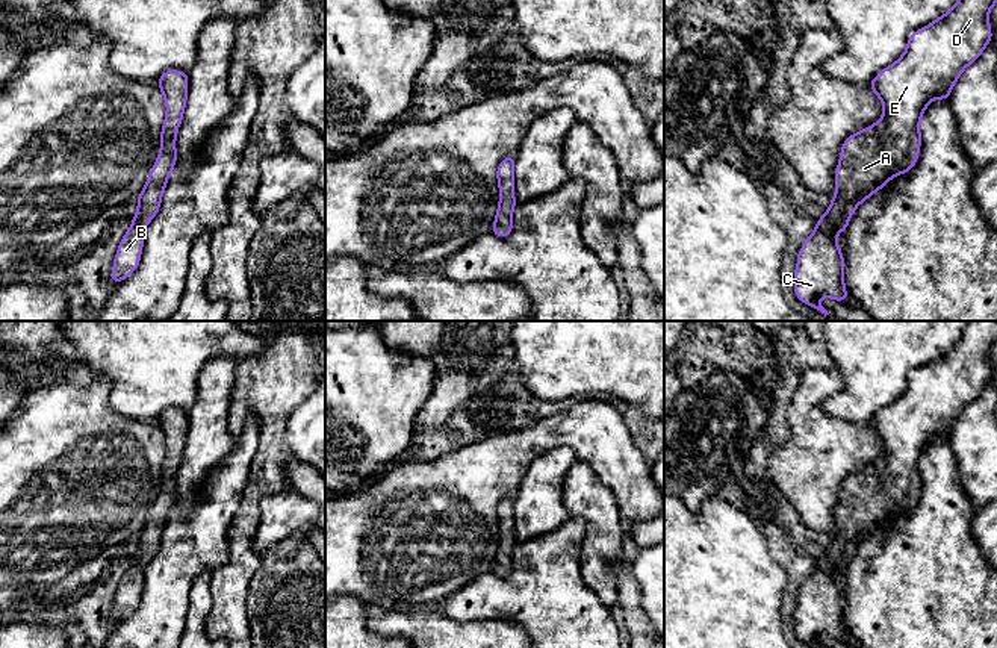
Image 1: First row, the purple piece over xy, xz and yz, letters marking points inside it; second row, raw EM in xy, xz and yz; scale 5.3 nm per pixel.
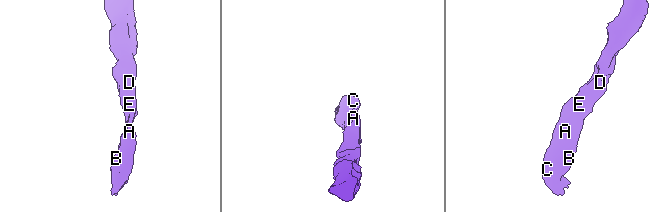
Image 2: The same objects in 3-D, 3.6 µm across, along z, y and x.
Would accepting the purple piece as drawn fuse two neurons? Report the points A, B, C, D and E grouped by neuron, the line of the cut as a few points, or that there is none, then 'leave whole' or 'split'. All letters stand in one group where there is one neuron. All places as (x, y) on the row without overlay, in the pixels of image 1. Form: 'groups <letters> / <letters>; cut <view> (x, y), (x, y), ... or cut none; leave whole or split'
groups A B C D E; cut none; leave whole

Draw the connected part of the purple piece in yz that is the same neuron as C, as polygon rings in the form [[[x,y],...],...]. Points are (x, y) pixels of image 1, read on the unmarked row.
[[[965,321],[958,342],[926,366],[914,371],[905,392],[868,422],[881,438],[884,453],[873,465],[849,474],[841,486],[835,509],[837,531],[797,593],[793,613],[794,633],[802,642],[825,648],[818,640],[822,634],[837,640],[849,639],[843,618],[844,595],[837,583],[837,572],[846,571],[850,554],[864,539],[882,528],[894,515],[908,513],[915,504],[921,483],[920,459],[924,448],[935,438],[949,439],[961,412],[989,383],[992,371],[988,353],[995,342],[997,321]]]

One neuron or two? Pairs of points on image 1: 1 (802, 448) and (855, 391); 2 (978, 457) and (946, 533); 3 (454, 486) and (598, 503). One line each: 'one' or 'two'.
1: two
2: two
3: two

